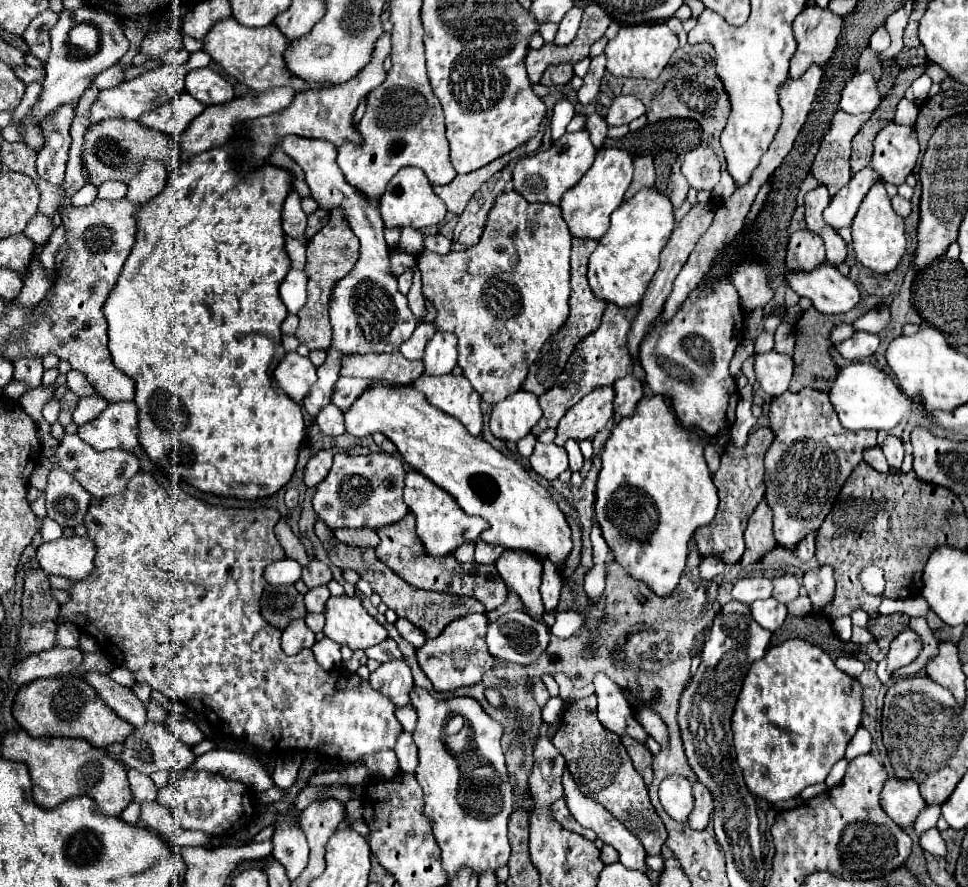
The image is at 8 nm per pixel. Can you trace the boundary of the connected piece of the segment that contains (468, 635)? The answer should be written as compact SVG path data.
M484 613L460 617L452 621L436 639L426 641L418 649L418 663L422 671L428 675L436 691L450 691L462 685L474 685L482 679L482 675L492 667L494 659L486 649L484 629L488 627L488 619Z

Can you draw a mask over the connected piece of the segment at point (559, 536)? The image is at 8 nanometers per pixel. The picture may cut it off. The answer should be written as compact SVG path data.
M372 379L370 385L364 389L364 393L350 405L350 409L344 411L344 421L346 421L346 431L356 437L372 435L376 431L386 435L398 447L398 453L402 455L402 459L412 469L420 471L422 475L432 479L438 487L448 491L466 515L484 517L488 527L480 533L482 541L490 545L502 545L504 549L528 551L538 559L550 559L558 567L558 571L564 569L564 563L572 551L570 525L566 521L566 515L560 511L558 503L554 501L552 493L546 487L542 487L536 479L532 479L520 463L502 455L482 437L470 435L458 419L430 405L424 393L408 385L396 387L384 379Z

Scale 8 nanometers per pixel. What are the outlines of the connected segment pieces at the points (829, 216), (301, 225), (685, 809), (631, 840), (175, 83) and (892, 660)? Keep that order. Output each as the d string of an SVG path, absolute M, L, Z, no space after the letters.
M868 165L864 169L860 169L858 173L852 175L852 179L848 181L848 185L844 185L830 201L830 205L824 209L824 221L834 227L850 227L862 199L866 197L866 193L870 191L870 187L880 181L880 173Z
M292 189L284 201L282 209L282 229L286 235L294 239L304 239L304 229L306 229L306 213L300 207L300 197Z
M668 775L660 783L660 803L676 819L686 821L692 811L692 783L682 775Z
M568 767L564 769L564 775L562 775L562 783L564 783L564 797L566 797L566 805L568 805L568 809L570 809L570 813L574 815L574 819L582 825L582 827L586 827L586 829L592 829L604 843L608 843L608 845L612 845L618 853L620 853L620 861L628 867L628 869L640 869L640 871L646 871L648 867L644 865L644 857L646 857L646 853L644 853L644 847L640 845L640 841L618 821L618 819L614 819L612 817L612 813L608 811L608 809L604 809L598 801L594 801L594 799L590 799L590 797L586 797L586 795L582 795L580 793L580 789L578 789L578 785L574 783L574 777L572 777L572 773L568 771Z
M196 51L190 55L190 61L184 63L184 65L174 65L174 63L166 63L166 65L160 65L158 69L154 71L146 71L144 75L132 79L132 81L124 81L122 85L118 87L112 87L112 89L102 89L96 97L96 101L92 103L90 107L90 123L96 125L104 119L138 119L140 115L172 101L172 97L176 97L178 93L184 91L184 81L186 81L186 75L192 71L192 69L202 69L210 63L210 57L208 53L204 51Z
M910 627L904 629L904 631L900 631L900 635L892 641L888 655L882 661L878 661L876 675L880 677L880 681L888 683L890 681L890 673L896 667L902 667L902 665L912 663L918 657L920 651L922 651L920 637Z

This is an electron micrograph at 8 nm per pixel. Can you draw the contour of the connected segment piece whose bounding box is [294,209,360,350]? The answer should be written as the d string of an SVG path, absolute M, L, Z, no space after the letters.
M340 209L332 211L332 219L308 241L306 249L306 275L308 275L308 301L306 305L298 311L299 325L294 335L300 344L305 344L310 350L327 350L331 344L332 326L329 321L328 301L330 301L330 291L340 281L344 275L352 271L352 267L358 261L358 251L360 251L360 241L356 241L356 235L352 229L348 229L348 219Z

